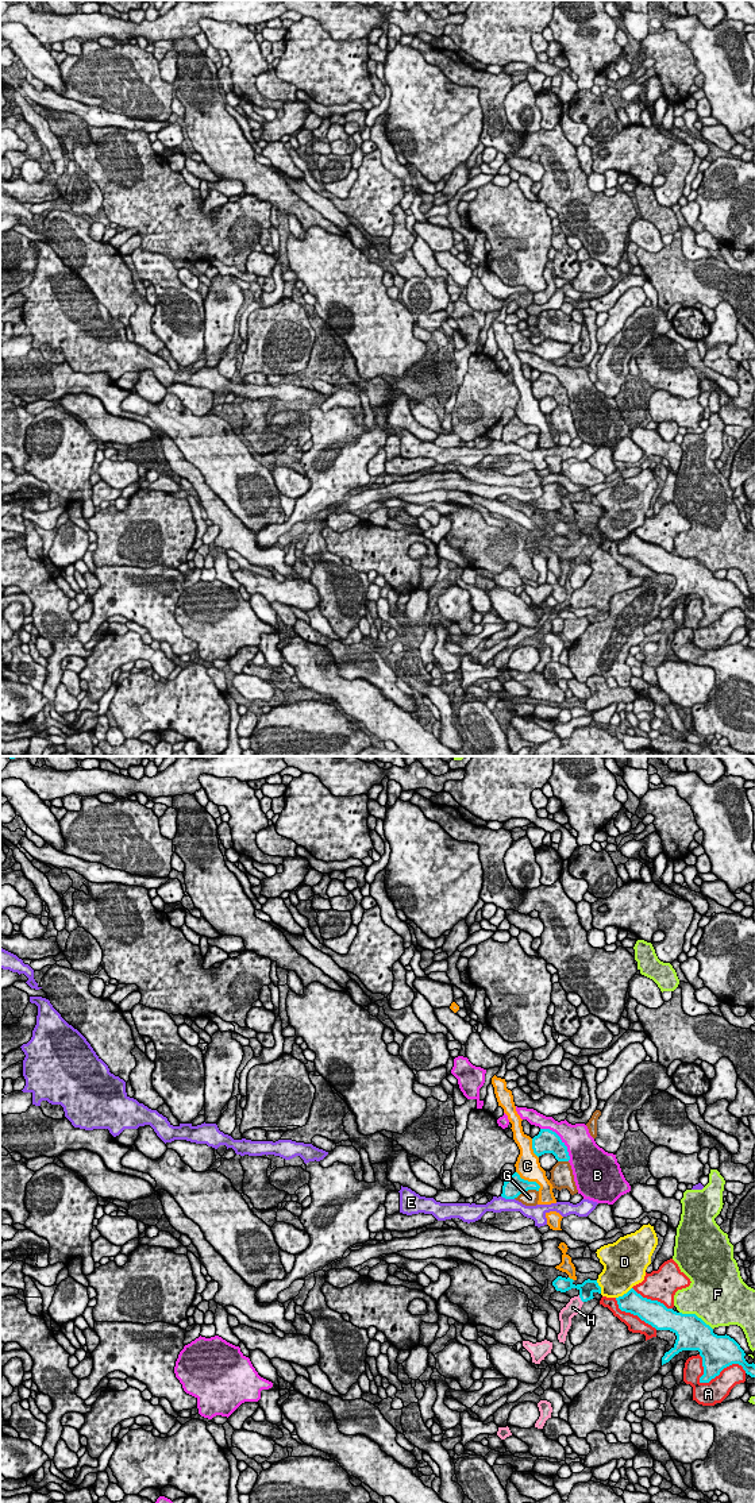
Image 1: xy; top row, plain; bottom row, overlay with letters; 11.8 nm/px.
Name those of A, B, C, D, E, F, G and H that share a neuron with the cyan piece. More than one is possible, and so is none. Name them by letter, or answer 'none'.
H

